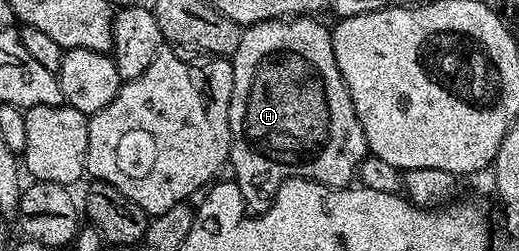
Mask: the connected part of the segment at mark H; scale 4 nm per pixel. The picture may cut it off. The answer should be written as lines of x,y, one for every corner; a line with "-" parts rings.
287,17
284,19
269,19
263,23
249,24
240,37
240,45
234,50
232,62
234,65
234,84
232,85
232,101
230,102
230,157
229,166
234,166
233,182
237,183
242,194
243,204
250,207
251,212
266,213
274,204
280,185
290,179
313,179
326,187
349,187
355,182
358,166
366,160
368,148
364,129
356,117
356,109
352,105
352,97
344,85
344,77
336,65
336,53
332,49
332,31
329,26
317,23
314,17

